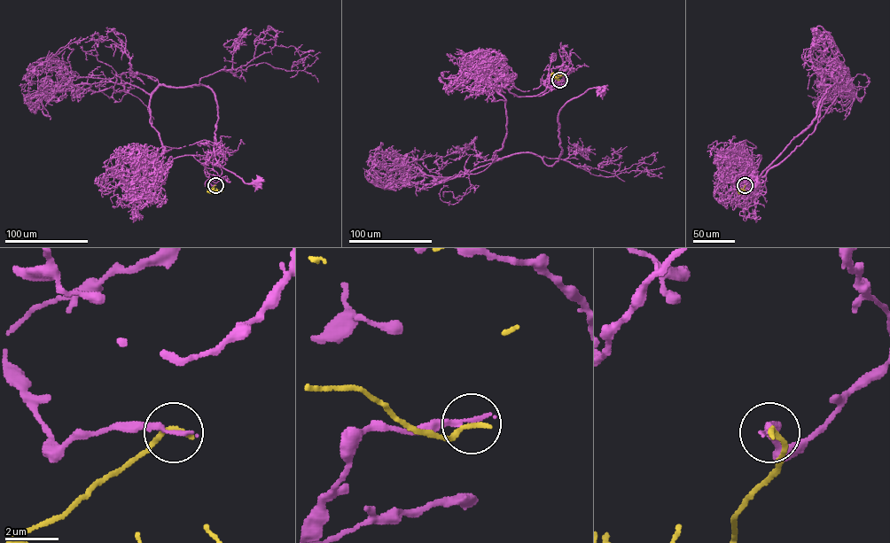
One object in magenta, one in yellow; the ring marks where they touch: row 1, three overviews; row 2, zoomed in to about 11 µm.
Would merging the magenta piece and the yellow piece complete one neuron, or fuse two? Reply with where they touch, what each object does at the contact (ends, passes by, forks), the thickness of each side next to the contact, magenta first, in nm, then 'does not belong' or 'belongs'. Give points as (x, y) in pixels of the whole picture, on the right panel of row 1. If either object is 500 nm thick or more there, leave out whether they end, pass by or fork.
at (745, 185); magenta ends there; yellow ends there; 220 nm thick on the magenta side, 240 nm on the other; does not belong

